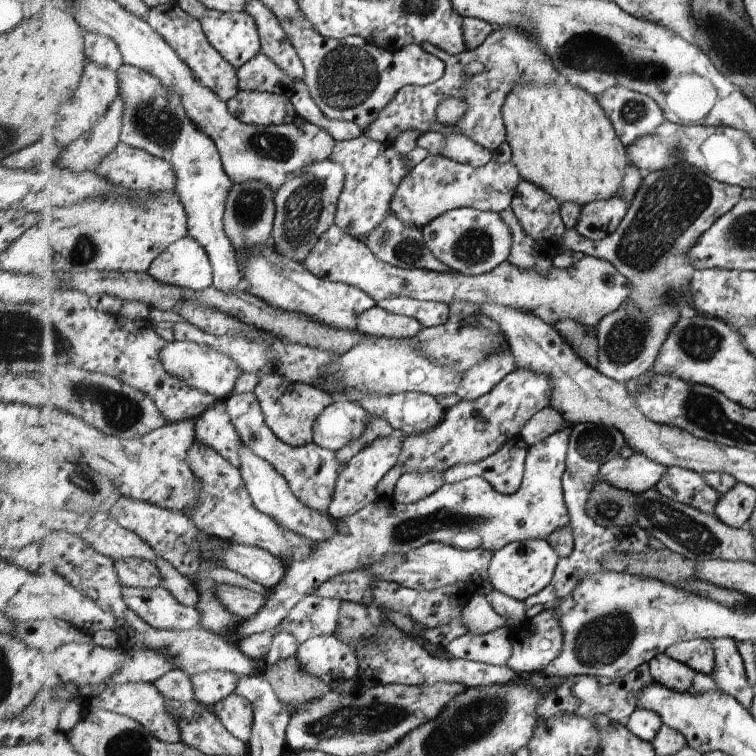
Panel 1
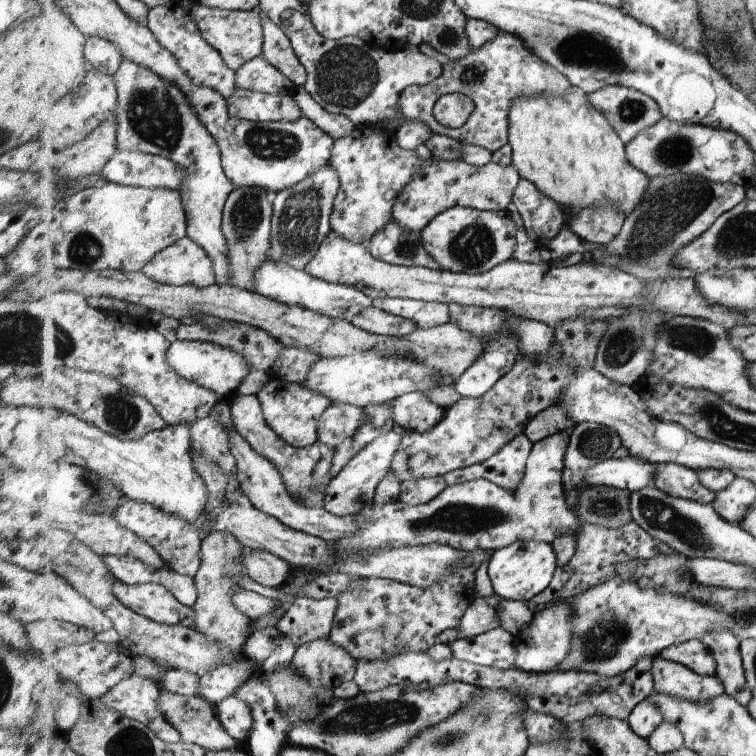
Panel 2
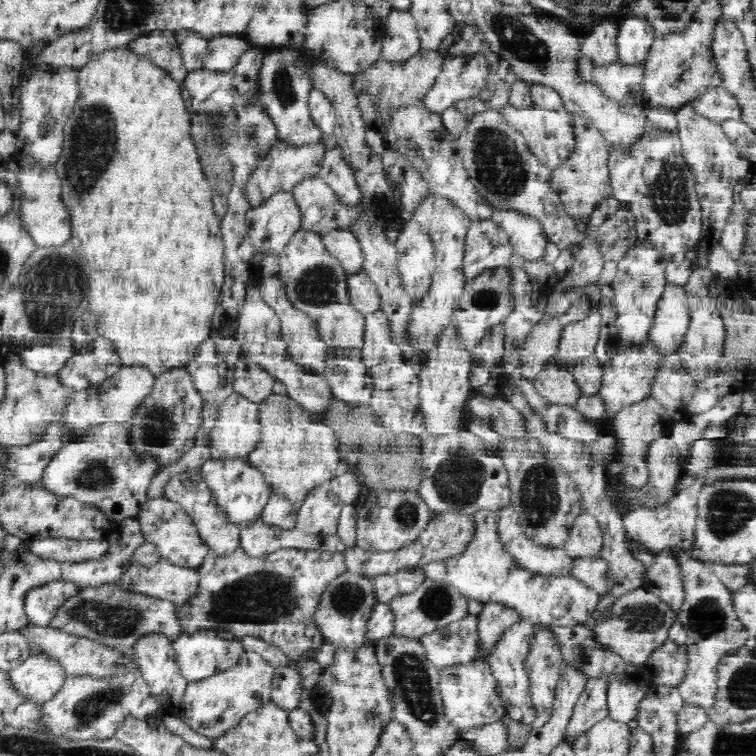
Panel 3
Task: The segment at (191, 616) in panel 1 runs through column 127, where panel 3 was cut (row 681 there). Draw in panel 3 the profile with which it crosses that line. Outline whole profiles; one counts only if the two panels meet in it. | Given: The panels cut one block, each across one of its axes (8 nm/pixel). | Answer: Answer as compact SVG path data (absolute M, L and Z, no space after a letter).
M598 678L587 679L568 720L565 740L572 743L608 714L606 681Z

